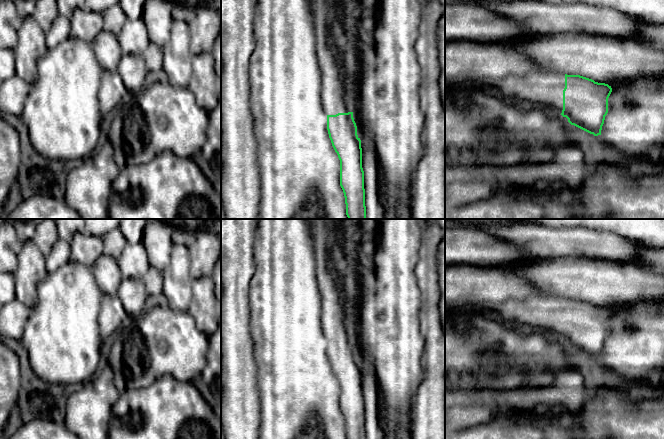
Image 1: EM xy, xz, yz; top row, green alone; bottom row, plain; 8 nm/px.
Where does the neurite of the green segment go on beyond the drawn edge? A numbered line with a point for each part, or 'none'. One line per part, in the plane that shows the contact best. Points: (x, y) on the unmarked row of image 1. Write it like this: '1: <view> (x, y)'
1: yz (545, 313)

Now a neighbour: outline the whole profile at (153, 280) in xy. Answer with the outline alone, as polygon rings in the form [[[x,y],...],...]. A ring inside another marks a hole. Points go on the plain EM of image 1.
[[[149,267],[148,271],[143,277],[146,292],[152,300],[162,298],[162,287],[164,283],[161,272],[155,267]]]

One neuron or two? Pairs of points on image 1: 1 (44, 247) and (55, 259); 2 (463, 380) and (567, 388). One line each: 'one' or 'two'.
1: two
2: one

